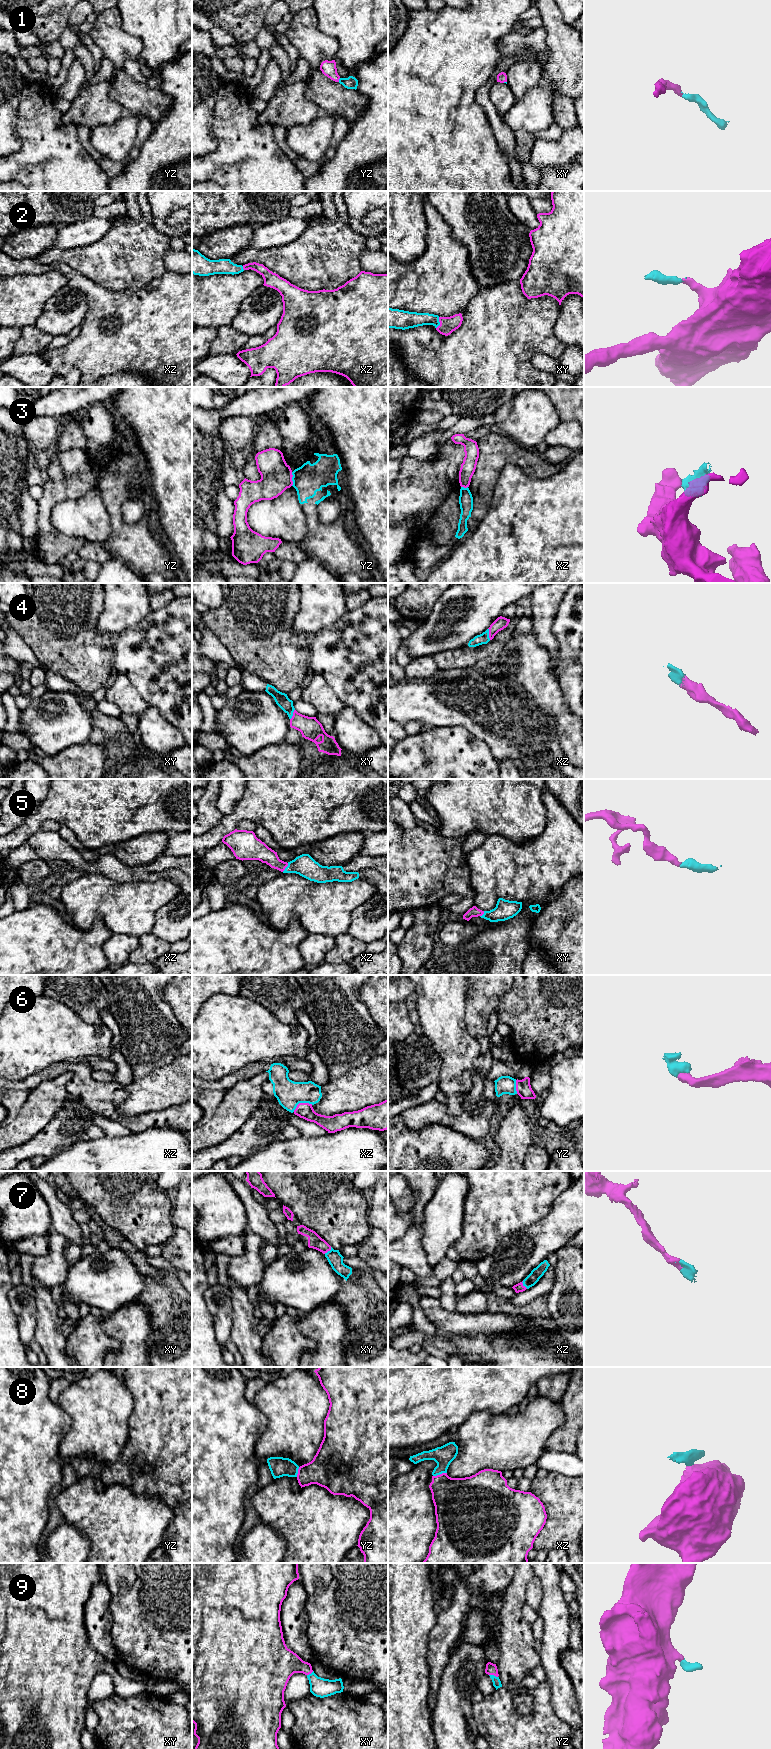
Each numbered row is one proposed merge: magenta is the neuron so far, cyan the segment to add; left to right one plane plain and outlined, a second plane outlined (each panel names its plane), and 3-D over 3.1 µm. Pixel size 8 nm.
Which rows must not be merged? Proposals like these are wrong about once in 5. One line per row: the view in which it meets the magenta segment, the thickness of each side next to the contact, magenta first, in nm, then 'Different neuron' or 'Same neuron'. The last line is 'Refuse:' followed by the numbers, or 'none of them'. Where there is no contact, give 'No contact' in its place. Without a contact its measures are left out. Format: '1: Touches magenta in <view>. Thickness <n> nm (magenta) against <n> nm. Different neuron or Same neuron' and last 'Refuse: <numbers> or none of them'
1: Touches magenta in yz. Thickness 120 nm (magenta) against 100 nm. Same neuron
2: Touches magenta in xy. Thickness 130 nm (magenta) against 130 nm. Same neuron
3: Touches magenta in yz. Thickness 260 nm (magenta) against 240 nm. Different neuron
4: Touches magenta in xz. Thickness 100 nm (magenta) against 90 nm. Same neuron
5: Touches magenta in xz. Thickness 150 nm (magenta) against 170 nm. Same neuron
6: Touches magenta in xz. Thickness 130 nm (magenta) against 220 nm. Same neuron
7: Touches magenta in xy. Thickness 110 nm (magenta) against 120 nm. Same neuron
8: Touches magenta in xz. Thickness 360 nm (magenta) against 160 nm. Different neuron
9: Touches magenta in yz. Thickness 100 nm (magenta) against 70 nm. Same neuron
Refuse: 3, 8

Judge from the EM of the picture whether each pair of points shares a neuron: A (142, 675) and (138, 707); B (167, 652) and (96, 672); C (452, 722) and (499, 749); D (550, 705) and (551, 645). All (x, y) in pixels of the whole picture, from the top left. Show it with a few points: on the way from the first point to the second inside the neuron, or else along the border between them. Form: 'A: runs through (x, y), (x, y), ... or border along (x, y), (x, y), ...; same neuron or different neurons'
A: border along (126, 676), (138, 694), (149, 705); different neurons
B: border along (114, 645), (113, 667); different neurons
C: runs through (464, 722), (471, 722), (487, 737); same neuron
D: border along (545, 649), (548, 652), (551, 674), (556, 679); different neurons

